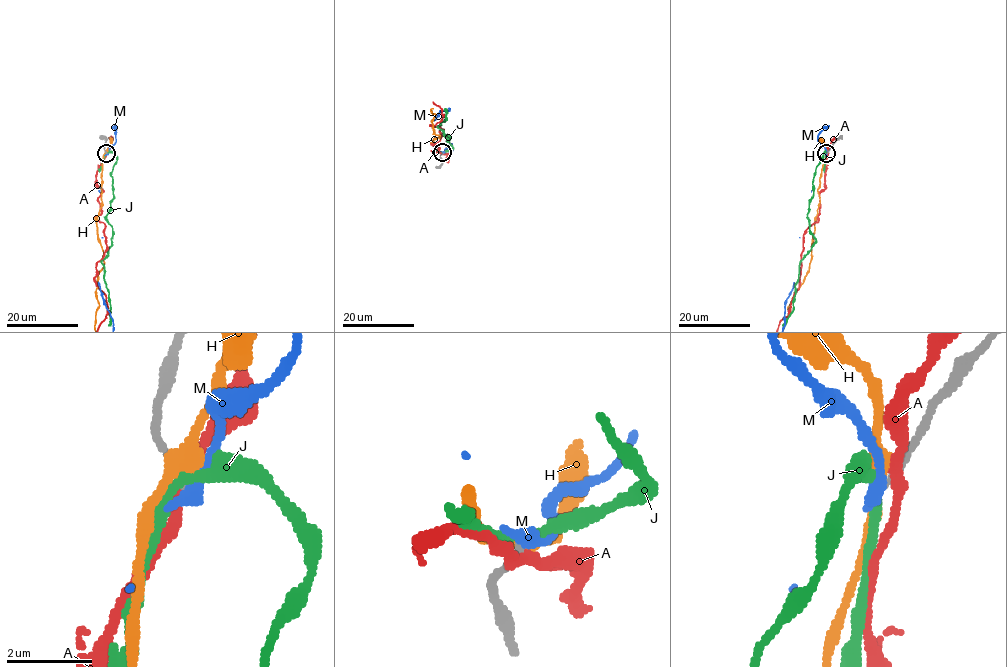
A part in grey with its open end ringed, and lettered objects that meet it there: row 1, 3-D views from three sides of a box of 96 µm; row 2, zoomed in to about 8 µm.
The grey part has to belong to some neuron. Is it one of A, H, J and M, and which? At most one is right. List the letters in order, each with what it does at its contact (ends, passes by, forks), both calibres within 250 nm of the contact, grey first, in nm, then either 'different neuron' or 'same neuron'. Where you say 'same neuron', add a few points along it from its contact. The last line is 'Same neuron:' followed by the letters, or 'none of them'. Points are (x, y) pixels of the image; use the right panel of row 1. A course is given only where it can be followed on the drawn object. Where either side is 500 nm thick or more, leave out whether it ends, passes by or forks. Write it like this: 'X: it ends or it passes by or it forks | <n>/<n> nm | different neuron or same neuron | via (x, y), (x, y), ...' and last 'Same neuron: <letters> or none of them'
A: it passes by | 180/240 nm | different neuron
H: it passes by | 170/360 nm | different neuron
J: it passes by | 160/240 nm | different neuron
M: it ends | 170/360 nm | different neuron
Same neuron: none of them

